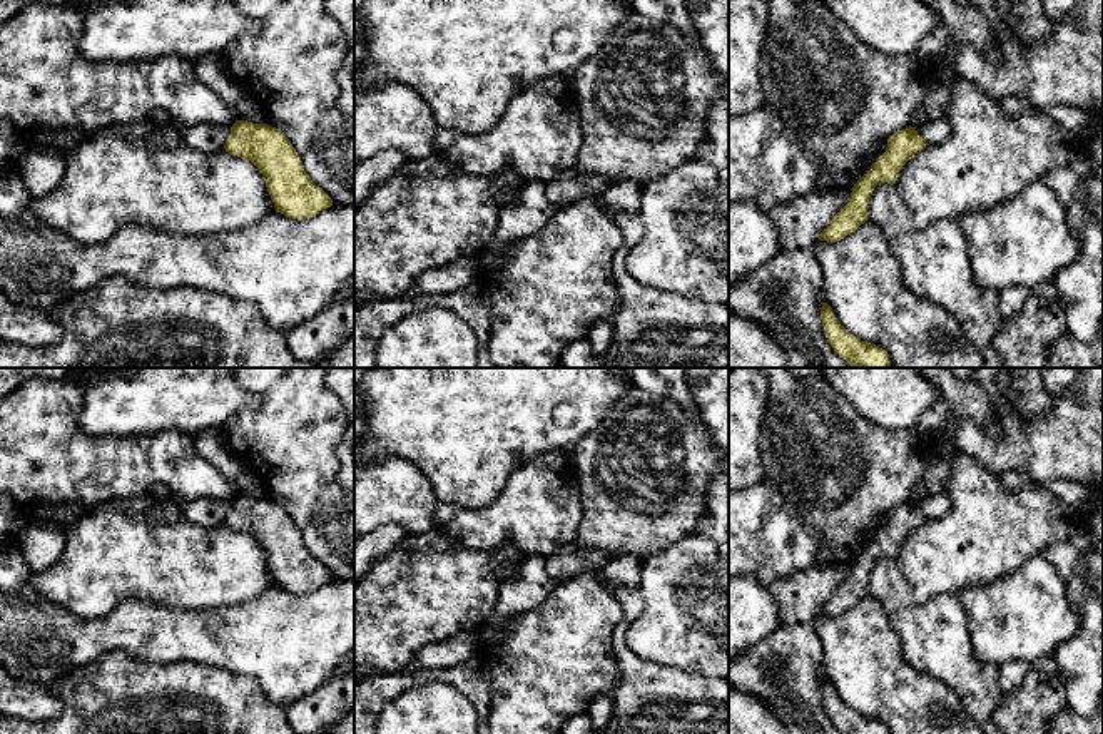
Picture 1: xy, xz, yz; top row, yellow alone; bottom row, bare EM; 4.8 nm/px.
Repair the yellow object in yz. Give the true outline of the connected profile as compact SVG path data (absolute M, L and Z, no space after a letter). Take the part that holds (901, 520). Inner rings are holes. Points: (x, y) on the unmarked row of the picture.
M906 502L887 513L887 523L851 563L849 577L834 590L819 609L821 615L836 617L854 607L867 595L867 579L874 562L881 557L896 558L902 540L929 520L917 510L916 502Z

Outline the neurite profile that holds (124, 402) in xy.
M87 368L85 393L79 413L80 428L94 436L184 433L194 436L222 426L261 400L236 378L237 368Z

